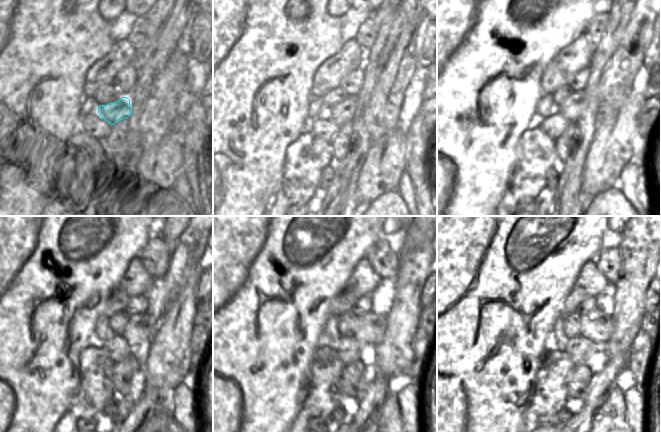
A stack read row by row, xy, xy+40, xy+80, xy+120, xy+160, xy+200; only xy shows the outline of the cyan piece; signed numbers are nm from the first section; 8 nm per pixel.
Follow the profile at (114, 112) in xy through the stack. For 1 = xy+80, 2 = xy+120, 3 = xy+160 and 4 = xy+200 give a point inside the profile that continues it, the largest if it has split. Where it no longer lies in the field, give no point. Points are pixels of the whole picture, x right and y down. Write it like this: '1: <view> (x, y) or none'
1: xy+80 (572, 109)
2: xy+120 (142, 327)
3: xy+160 (369, 328)
4: xy+200 (596, 326)

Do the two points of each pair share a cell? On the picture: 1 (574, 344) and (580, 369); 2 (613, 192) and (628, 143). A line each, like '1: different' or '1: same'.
1: different
2: different

